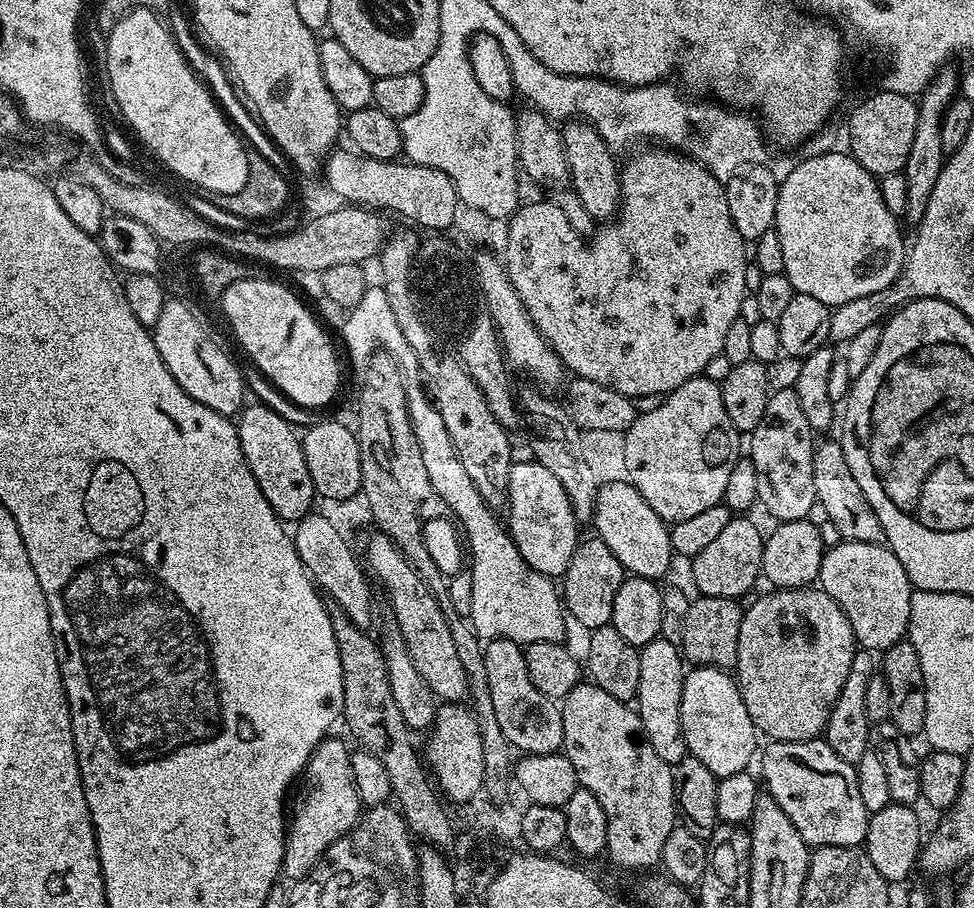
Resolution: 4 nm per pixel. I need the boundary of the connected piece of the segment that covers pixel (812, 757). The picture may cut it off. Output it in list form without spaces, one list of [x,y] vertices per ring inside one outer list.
[[[773,740],[765,743],[758,756],[762,784],[766,787],[767,795],[772,796],[782,810],[786,810],[786,818],[794,822],[798,834],[810,846],[846,846],[847,848],[861,847],[868,833],[869,812],[862,802],[862,793],[858,791],[858,778],[855,767],[847,764],[834,750],[830,750],[827,740]]]

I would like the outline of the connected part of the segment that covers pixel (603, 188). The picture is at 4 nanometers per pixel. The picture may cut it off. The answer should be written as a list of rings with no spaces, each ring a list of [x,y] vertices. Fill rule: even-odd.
[[[576,118],[565,123],[562,128],[568,180],[573,192],[582,198],[582,206],[590,210],[597,222],[608,222],[620,211],[620,168],[614,157],[613,149],[598,134],[596,125],[584,118]]]

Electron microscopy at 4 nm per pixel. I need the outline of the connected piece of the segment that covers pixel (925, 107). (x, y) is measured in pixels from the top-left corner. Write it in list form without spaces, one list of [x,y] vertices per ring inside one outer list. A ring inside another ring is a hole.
[[[952,66],[937,72],[936,77],[924,87],[918,97],[918,131],[914,134],[914,143],[910,146],[910,158],[906,158],[904,177],[908,187],[906,210],[902,217],[903,223],[915,226],[922,222],[926,214],[926,202],[930,202],[930,193],[938,183],[938,174],[942,174],[946,154],[942,150],[942,118],[958,95],[958,72]]]

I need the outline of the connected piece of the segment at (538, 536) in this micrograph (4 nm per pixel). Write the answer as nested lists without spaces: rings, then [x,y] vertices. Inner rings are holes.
[[[534,458],[527,459],[521,464],[520,461],[513,463],[510,470],[506,531],[512,537],[512,541],[516,543],[518,554],[522,554],[522,558],[532,571],[541,572],[549,578],[560,578],[563,577],[566,566],[570,566],[570,558],[578,543],[578,535],[576,536],[578,521],[570,506],[570,498],[566,494],[566,490],[562,490],[562,482],[558,482],[558,478],[554,478],[554,474],[550,474],[550,470],[546,470],[546,466],[542,466]]]

